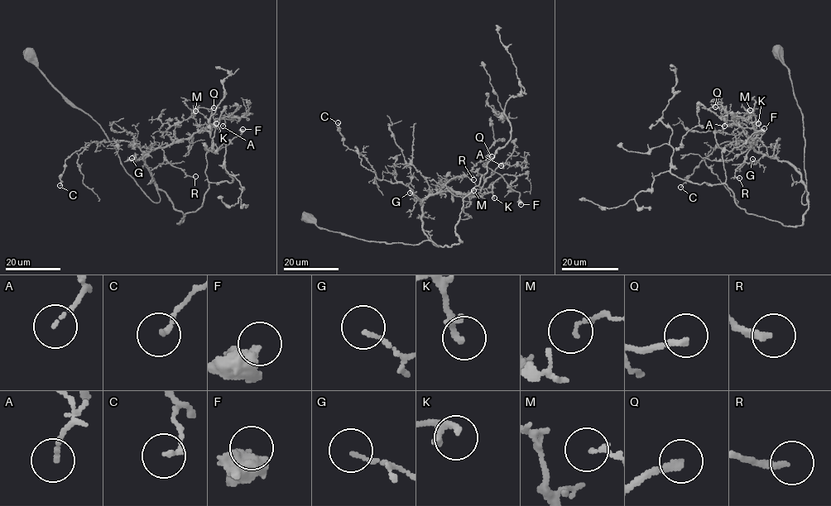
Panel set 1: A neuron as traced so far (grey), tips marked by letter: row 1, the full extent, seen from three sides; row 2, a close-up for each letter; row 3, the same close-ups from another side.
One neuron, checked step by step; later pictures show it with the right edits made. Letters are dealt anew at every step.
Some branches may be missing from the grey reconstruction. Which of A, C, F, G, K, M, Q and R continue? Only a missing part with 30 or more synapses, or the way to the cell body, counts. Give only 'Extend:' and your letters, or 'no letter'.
Extend: Q

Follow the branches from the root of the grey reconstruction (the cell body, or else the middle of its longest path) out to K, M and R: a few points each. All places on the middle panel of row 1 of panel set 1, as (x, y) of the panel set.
K: (307, 217), (358, 239), (429, 241), (438, 246), (423, 231), (422, 203), (428, 197), (491, 193), (494, 198)
M: (307, 217), (358, 239), (429, 241), (438, 246), (423, 231), (422, 203), (442, 192), (487, 193), (473, 190)
R: (307, 217), (358, 239), (429, 241), (438, 246), (423, 231), (422, 203), (453, 178), (473, 179)

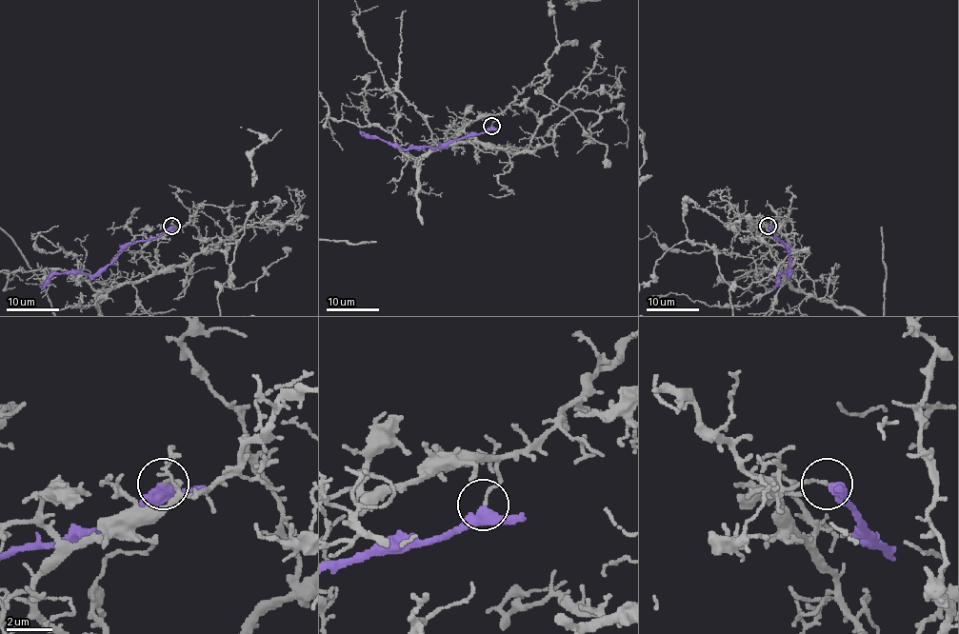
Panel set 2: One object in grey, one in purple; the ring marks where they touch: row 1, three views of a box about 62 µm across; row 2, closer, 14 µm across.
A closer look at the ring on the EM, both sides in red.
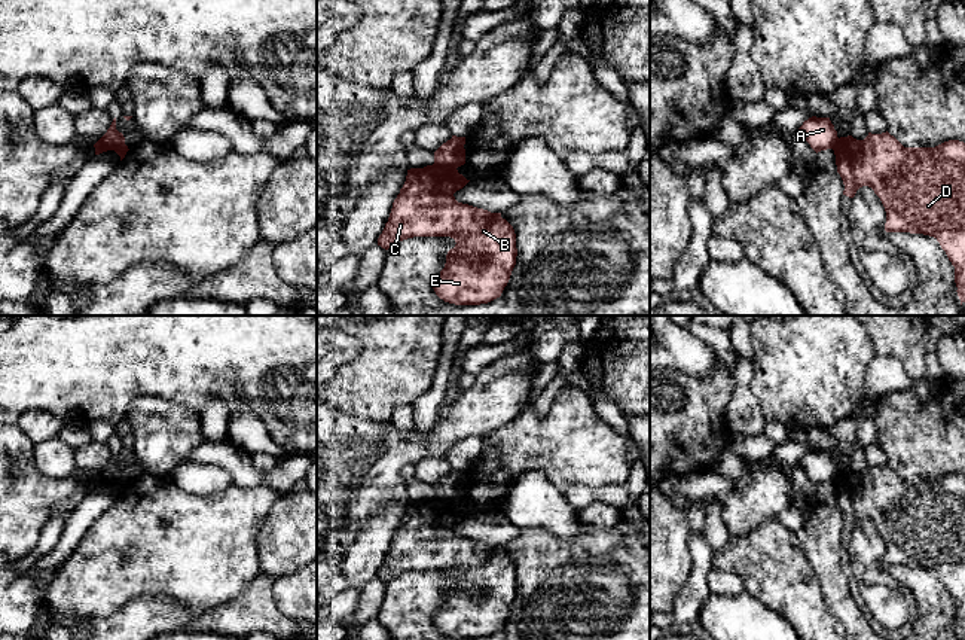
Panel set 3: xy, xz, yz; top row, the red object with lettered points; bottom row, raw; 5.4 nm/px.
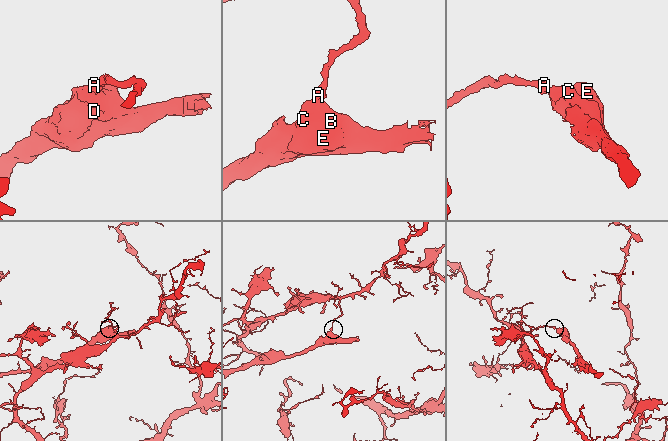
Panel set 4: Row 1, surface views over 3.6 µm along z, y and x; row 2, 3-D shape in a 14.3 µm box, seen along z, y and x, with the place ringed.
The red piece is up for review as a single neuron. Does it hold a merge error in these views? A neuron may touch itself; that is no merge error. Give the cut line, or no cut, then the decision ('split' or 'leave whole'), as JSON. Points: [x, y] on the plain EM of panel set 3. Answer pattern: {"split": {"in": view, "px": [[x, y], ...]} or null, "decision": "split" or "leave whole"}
{"split": {"in": "xy", "px": [[100, 472], [109, 480], [125, 485]]}, "decision": "split"}

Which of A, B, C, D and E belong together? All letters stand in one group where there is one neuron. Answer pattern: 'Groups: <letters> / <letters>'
Groups: A / B C D E

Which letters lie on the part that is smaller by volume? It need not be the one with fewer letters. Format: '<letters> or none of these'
B, C, D, E

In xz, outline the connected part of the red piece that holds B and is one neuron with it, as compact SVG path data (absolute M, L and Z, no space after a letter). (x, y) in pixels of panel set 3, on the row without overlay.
M439 497L407 503L406 515L378 572L378 579L385 583L413 570L454 572L456 577L448 585L445 601L433 622L440 633L455 639L480 639L500 631L517 589L514 563L501 546L491 546L455 533L454 527L468 515L456 502Z

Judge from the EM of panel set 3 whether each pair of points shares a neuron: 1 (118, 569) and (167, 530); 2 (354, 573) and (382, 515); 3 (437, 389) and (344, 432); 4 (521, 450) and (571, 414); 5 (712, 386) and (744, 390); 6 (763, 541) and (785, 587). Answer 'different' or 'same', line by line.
1: same
2: same
3: different
4: same
5: different
6: same

